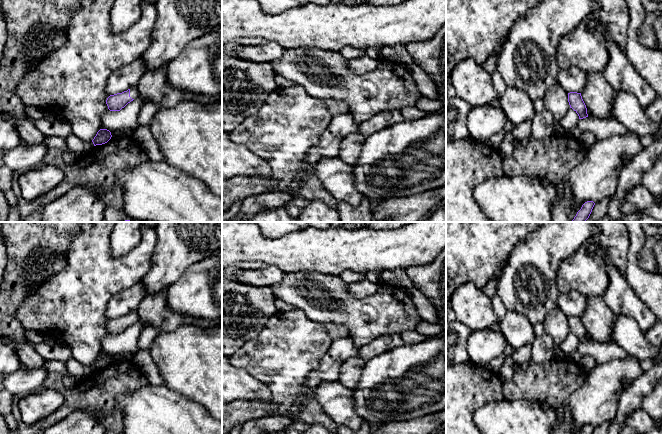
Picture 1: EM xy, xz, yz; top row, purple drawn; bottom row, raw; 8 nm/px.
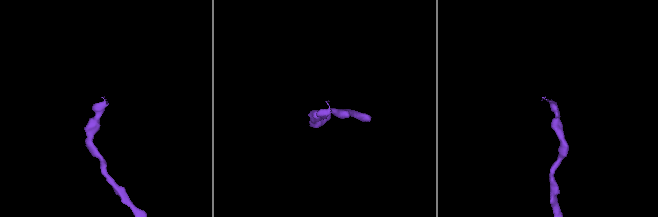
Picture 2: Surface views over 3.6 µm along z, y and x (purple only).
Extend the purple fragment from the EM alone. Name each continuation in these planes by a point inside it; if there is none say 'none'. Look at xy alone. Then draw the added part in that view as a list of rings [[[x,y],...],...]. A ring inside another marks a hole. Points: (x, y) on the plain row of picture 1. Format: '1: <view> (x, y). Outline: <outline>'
1: xy (133, 315). Outline: [[[136,310],[130,312],[130,321],[132,323],[136,323],[138,321],[138,314],[137,314]]]

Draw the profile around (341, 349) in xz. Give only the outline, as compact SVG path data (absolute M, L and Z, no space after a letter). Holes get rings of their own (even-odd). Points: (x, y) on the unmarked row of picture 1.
M351 337L335 339L324 356L320 367L310 373L306 379L306 386L315 391L322 382L338 381L341 365L351 357L358 356L359 348L355 346Z

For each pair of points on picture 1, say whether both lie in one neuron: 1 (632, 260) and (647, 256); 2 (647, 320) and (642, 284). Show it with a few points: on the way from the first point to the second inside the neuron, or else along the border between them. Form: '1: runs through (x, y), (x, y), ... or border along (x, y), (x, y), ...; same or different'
1: border along (646, 237), (638, 254), (638, 264), (651, 273); different
2: border along (630, 286), (651, 311); different

